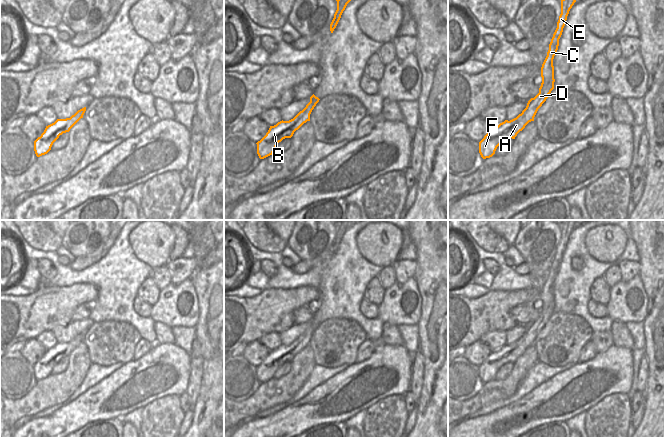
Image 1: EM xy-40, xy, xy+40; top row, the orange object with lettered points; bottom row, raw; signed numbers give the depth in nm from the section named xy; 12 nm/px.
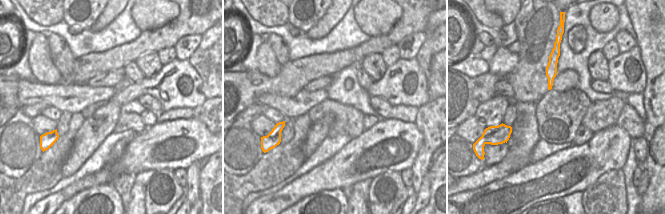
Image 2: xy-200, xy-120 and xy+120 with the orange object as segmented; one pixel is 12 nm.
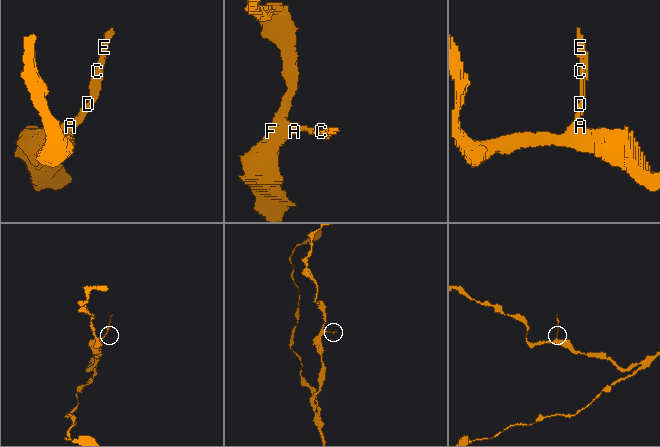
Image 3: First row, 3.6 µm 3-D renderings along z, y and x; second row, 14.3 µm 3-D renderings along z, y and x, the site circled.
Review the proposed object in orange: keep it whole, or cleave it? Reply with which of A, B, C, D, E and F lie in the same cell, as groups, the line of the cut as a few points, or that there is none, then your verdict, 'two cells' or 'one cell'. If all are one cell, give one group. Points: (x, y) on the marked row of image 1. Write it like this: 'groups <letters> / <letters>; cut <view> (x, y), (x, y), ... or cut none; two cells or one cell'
groups A B C D E F; cut none; one cell

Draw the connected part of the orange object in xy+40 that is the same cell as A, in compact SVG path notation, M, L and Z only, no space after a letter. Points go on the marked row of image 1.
M561 0L561 14L557 22L557 28L549 44L547 56L541 67L542 83L539 93L531 98L526 108L516 118L500 123L496 127L491 127L490 131L479 142L479 153L483 159L490 158L495 154L497 147L506 139L515 139L517 134L525 126L534 121L538 109L546 101L551 91L554 89L554 66L553 59L558 50L559 39L566 24L567 16L576 0Z

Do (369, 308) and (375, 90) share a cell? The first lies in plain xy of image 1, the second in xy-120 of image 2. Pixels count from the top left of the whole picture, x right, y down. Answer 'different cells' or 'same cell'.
different cells

